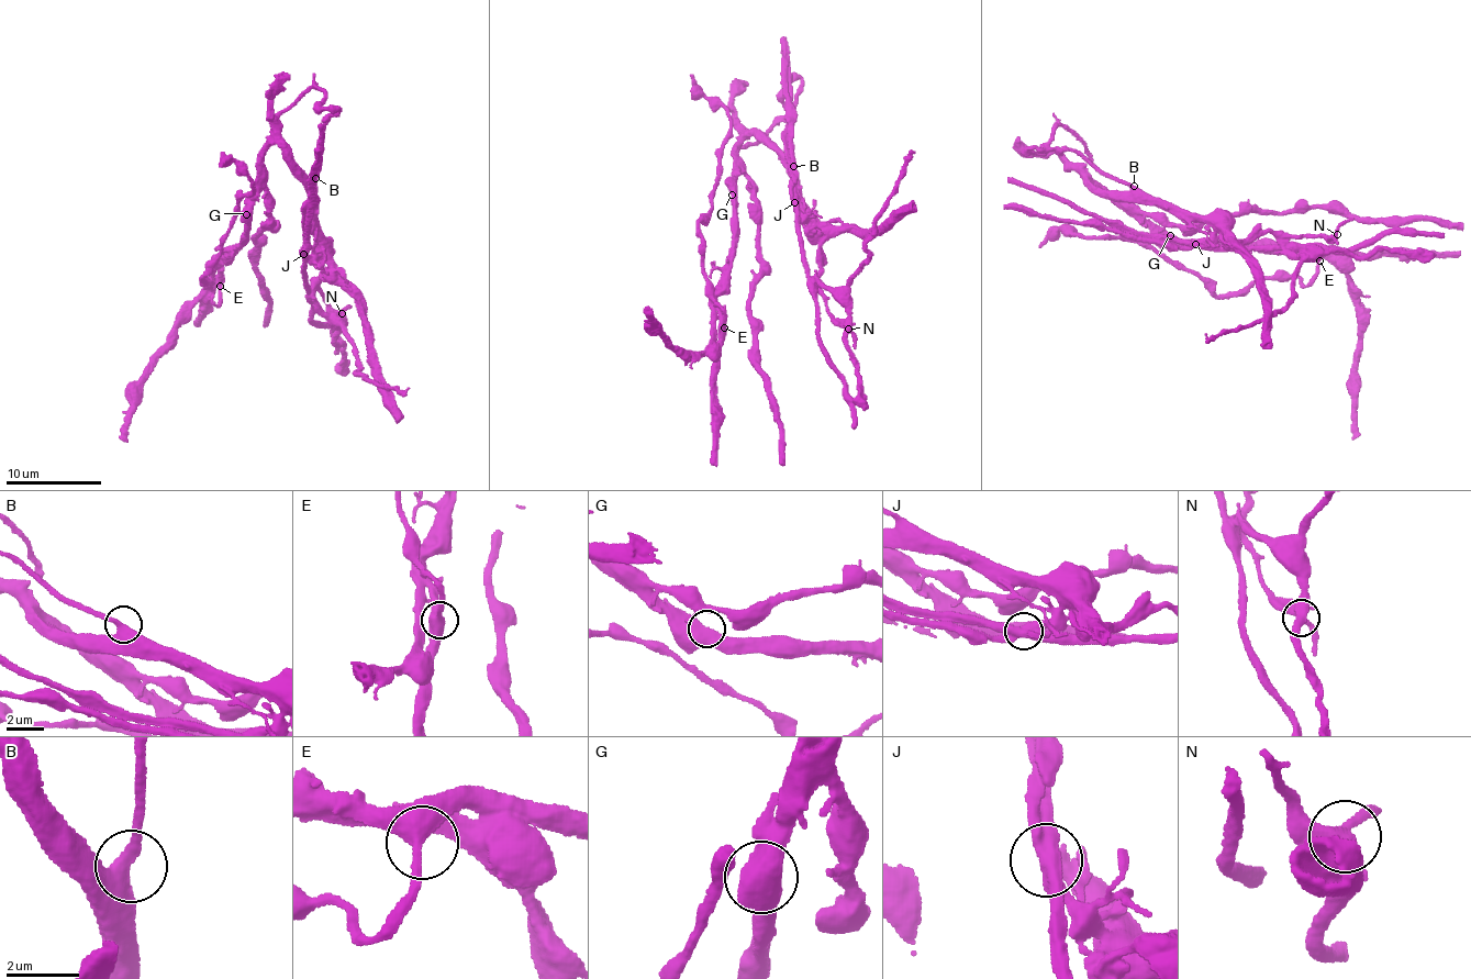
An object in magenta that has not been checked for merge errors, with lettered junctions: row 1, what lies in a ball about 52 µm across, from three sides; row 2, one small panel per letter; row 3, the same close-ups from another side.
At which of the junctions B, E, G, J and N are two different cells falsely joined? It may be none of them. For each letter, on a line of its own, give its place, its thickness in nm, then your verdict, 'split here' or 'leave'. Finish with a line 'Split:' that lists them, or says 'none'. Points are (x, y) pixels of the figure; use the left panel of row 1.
B: place (315, 178); calibre 480 nm; leave
E: place (220, 286); calibre 380 nm; leave
G: place (246, 214); calibre 550 nm; leave
J: place (303, 254); calibre 550 nm; split here
N: place (342, 313); calibre 360 nm; leave
Split: J

